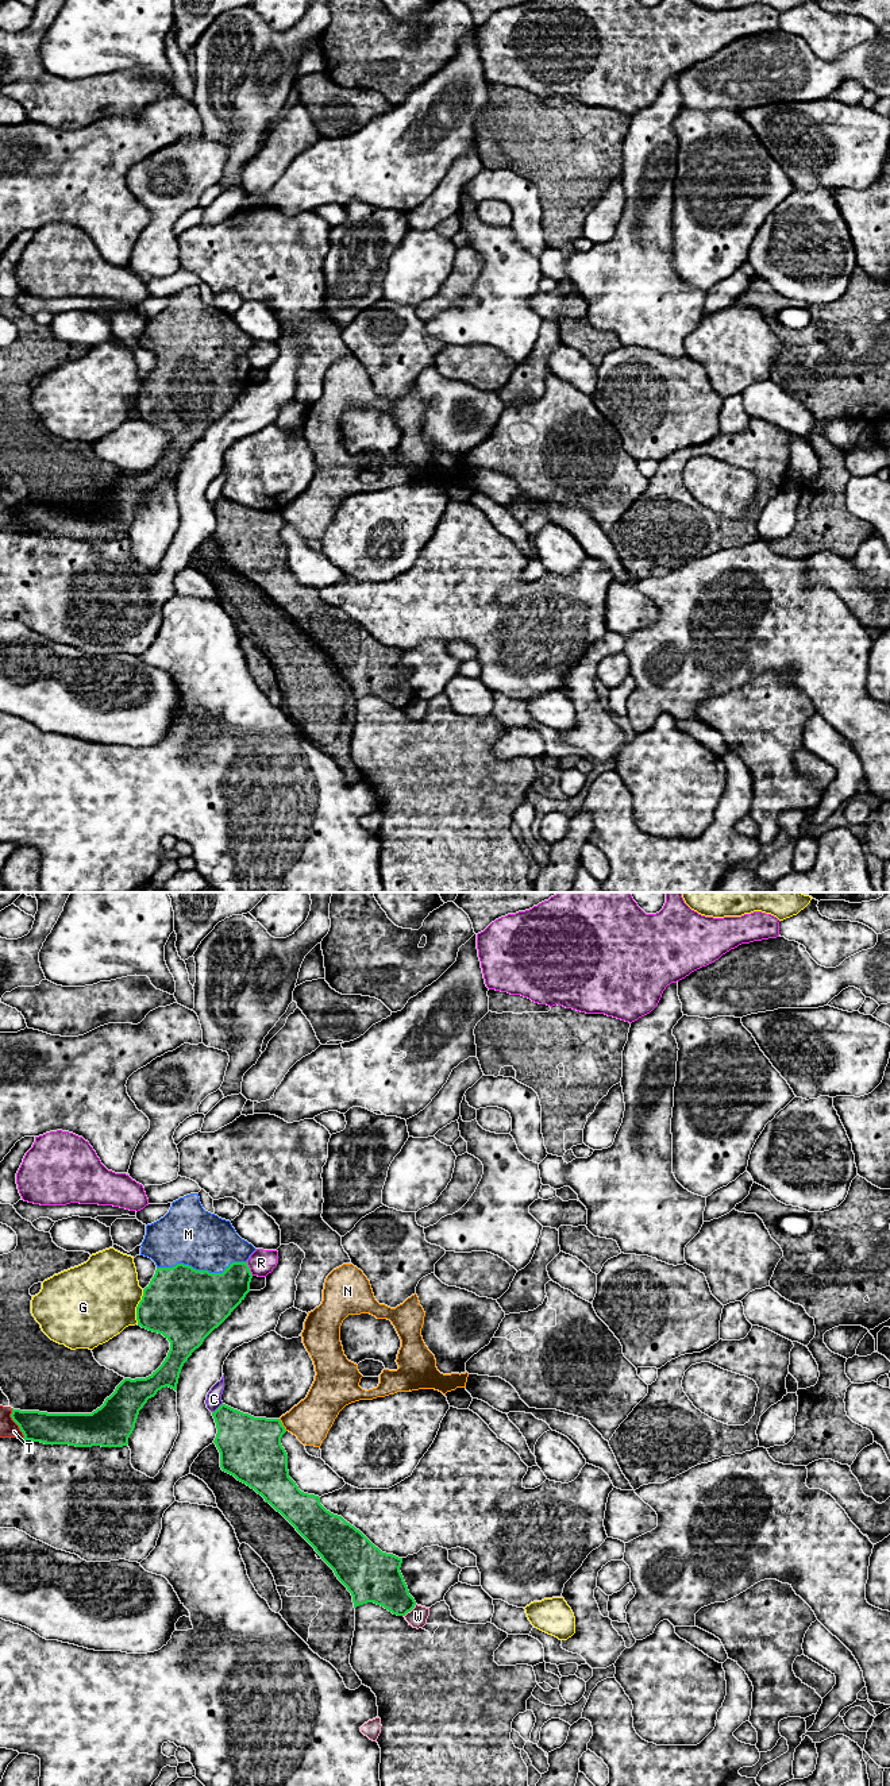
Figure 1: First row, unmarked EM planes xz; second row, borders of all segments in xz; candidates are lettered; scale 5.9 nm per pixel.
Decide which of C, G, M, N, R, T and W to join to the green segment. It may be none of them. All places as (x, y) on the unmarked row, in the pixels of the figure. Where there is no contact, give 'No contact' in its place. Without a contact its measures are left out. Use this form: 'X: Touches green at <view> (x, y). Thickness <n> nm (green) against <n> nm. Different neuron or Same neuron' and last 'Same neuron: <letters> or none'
C: Touches green at xz (218, 501). Thickness 320 nm (green) against 100 nm. Different neuron
G: Touches green at xz (137, 400). Thickness 420 nm (green) against 480 nm. Different neuron
M: Touches green at xz (201, 363). Thickness 440 nm (green) against 360 nm. Same neuron
N: Touches green at xz (281, 517). Thickness 380 nm (green) against 240 nm. Different neuron
R: Touches green at xz (249, 362). Thickness 280 nm (green) against 160 nm. Different neuron
T: Touches green at xz (15, 515). Thickness 190 nm (green) against 110 nm. Different neuron
W: Touches green at xz (409, 704). Thickness 260 nm (green) against 110 nm. Different neuron
Same neuron: M

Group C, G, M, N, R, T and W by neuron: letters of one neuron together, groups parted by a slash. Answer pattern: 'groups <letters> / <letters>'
groups C / G / M / N / R / T / W

